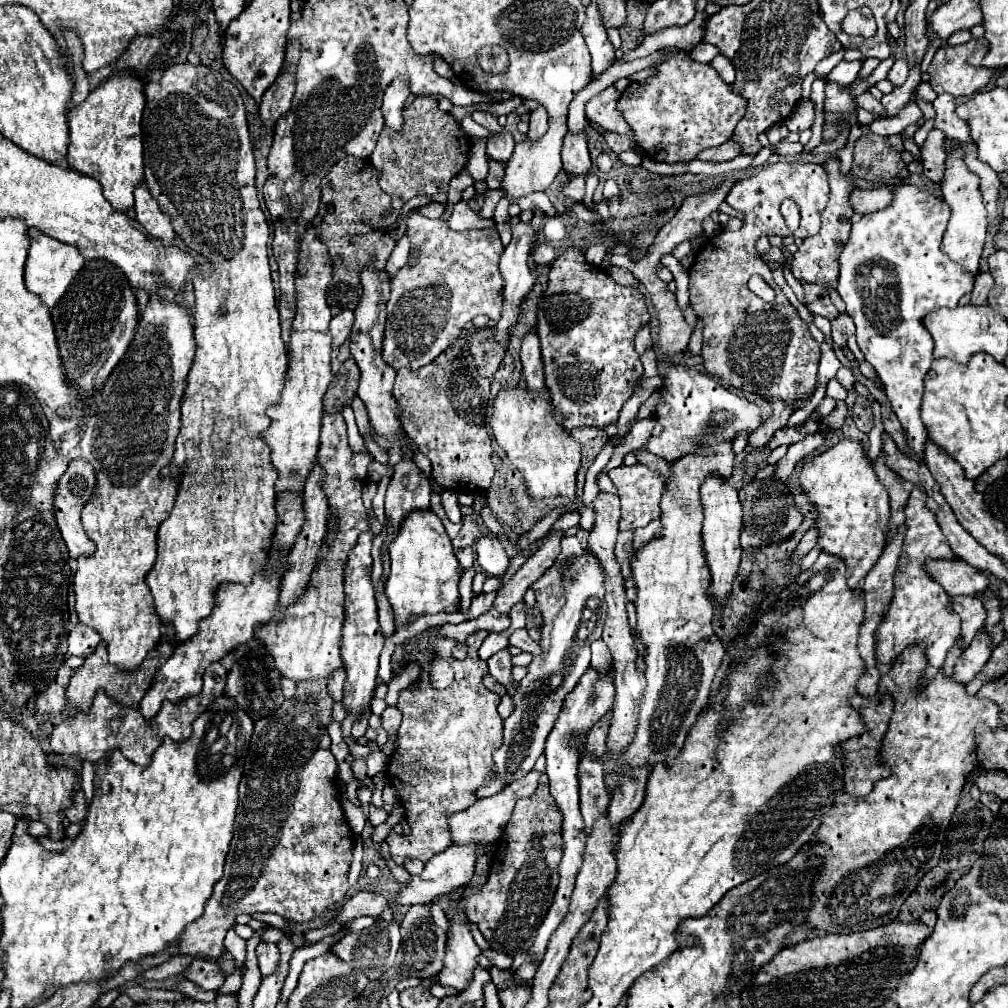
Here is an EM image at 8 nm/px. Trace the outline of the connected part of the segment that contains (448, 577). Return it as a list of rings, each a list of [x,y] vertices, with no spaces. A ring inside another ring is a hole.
[[[411,511],[407,513],[407,517],[403,519],[399,533],[395,535],[393,543],[389,545],[389,555],[391,555],[391,575],[389,581],[385,583],[385,593],[389,597],[389,603],[393,605],[395,611],[395,621],[399,625],[403,625],[407,621],[409,615],[435,615],[435,613],[455,613],[457,605],[459,605],[459,591],[457,591],[457,583],[459,583],[459,573],[457,573],[457,557],[453,553],[451,547],[451,539],[443,527],[443,521],[433,513],[433,511]]]

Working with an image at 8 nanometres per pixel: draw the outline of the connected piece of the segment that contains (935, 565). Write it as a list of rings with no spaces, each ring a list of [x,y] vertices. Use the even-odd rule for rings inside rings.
[[[927,559],[927,575],[937,581],[949,597],[955,595],[977,595],[987,591],[989,577],[983,571],[977,571],[969,563],[955,559]]]

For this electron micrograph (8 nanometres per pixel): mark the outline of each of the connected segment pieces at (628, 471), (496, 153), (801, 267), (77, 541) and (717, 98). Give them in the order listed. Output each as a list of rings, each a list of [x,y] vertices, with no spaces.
[[[645,465],[617,467],[609,471],[613,485],[619,489],[621,519],[619,529],[639,529],[659,519],[659,499],[665,489],[665,477]]]
[[[503,129],[499,133],[491,133],[491,137],[487,137],[487,155],[495,161],[505,161],[511,157],[515,147],[513,135],[511,131]]]
[[[829,159],[825,165],[825,171],[829,175],[829,185],[831,185],[831,195],[829,195],[829,203],[827,209],[821,215],[821,231],[813,237],[803,239],[803,243],[799,245],[797,253],[793,255],[791,261],[791,273],[797,279],[805,279],[809,283],[819,283],[825,289],[835,289],[837,283],[837,275],[839,275],[839,251],[843,251],[847,239],[849,239],[849,231],[851,231],[851,205],[849,205],[849,193],[853,187],[853,179],[851,175],[841,175],[839,173],[839,161],[837,159]]]
[[[81,457],[71,459],[69,469],[57,481],[53,511],[55,511],[55,519],[57,519],[57,525],[61,529],[61,535],[63,535],[65,543],[67,543],[69,555],[73,559],[77,559],[79,555],[91,555],[95,551],[95,543],[87,537],[87,533],[85,533],[85,529],[81,525],[81,509],[91,499],[93,491],[95,491],[95,471],[93,471],[93,467],[87,463],[87,459],[81,459]]]
[[[675,51],[665,55],[663,61],[655,65],[655,71],[655,75],[641,83],[629,83],[617,101],[617,109],[649,159],[689,163],[703,149],[717,147],[731,139],[735,125],[745,115],[747,101],[733,93],[713,67],[693,61],[685,51]]]

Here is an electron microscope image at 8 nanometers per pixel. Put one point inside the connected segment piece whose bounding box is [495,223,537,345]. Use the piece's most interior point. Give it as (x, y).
(518, 280)

